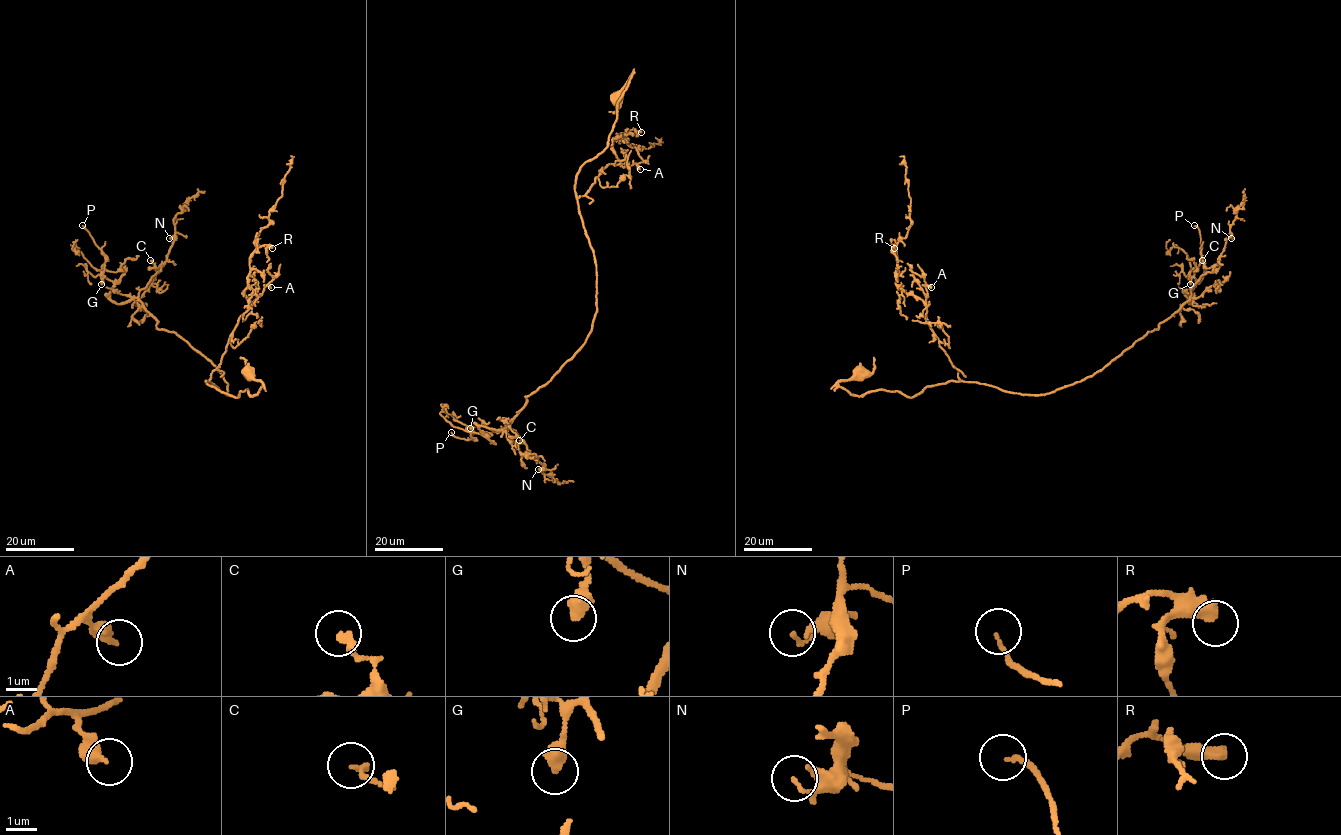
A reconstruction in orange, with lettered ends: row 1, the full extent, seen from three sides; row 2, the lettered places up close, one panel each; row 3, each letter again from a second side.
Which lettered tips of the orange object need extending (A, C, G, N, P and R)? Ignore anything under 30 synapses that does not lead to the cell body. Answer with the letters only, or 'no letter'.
R

